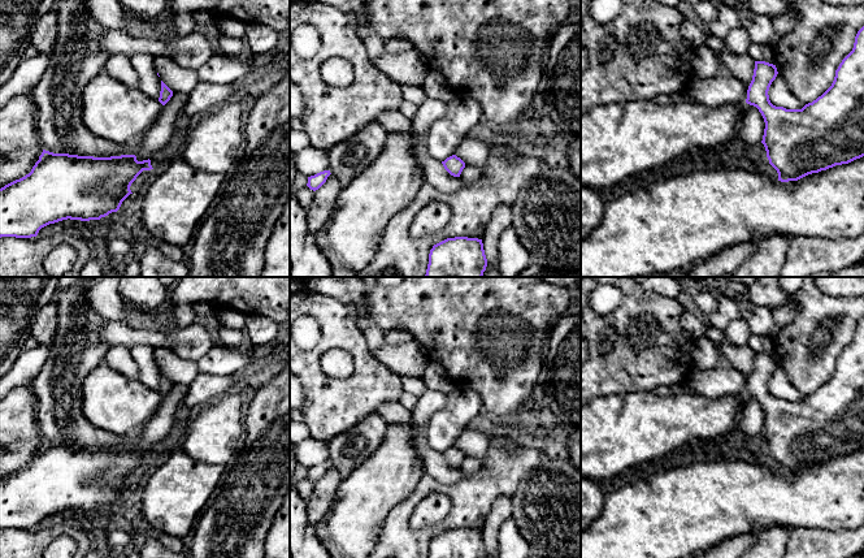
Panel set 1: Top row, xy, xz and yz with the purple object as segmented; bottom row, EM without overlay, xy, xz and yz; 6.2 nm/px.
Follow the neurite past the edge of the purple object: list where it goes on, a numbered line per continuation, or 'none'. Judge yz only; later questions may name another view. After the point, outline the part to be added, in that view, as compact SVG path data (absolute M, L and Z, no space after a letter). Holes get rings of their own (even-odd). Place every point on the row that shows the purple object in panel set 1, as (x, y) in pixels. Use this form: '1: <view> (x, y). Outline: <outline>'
none

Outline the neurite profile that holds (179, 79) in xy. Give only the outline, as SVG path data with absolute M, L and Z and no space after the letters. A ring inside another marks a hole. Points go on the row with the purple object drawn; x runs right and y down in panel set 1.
M153 57L156 72L161 81L173 91L188 95L200 82L194 69L179 66L170 57Z

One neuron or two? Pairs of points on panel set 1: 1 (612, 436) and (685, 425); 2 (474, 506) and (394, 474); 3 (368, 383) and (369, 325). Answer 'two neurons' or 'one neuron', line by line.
1: one neuron
2: two neurons
3: two neurons

